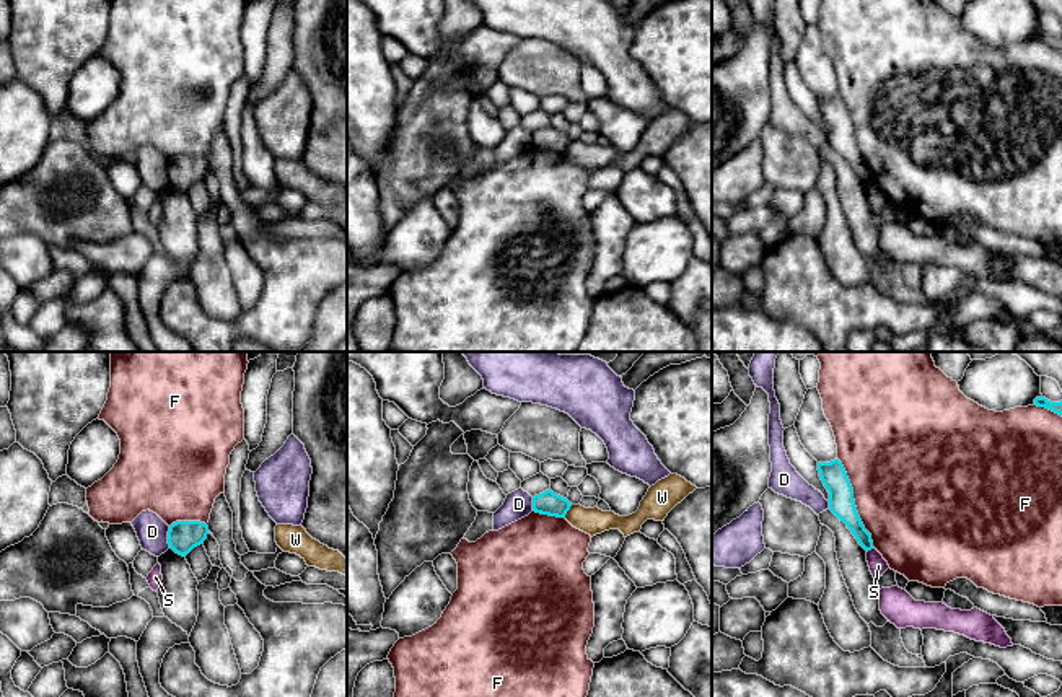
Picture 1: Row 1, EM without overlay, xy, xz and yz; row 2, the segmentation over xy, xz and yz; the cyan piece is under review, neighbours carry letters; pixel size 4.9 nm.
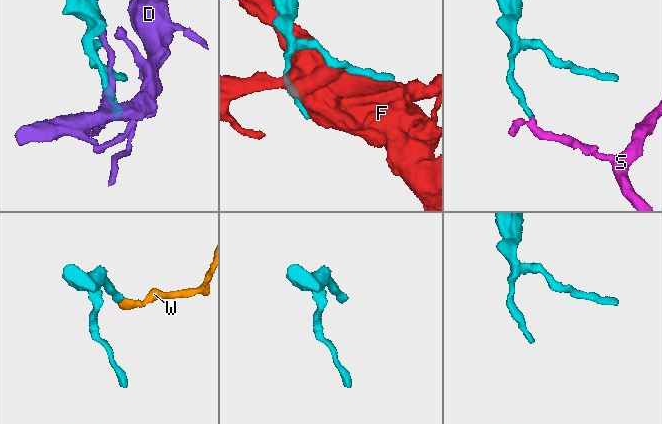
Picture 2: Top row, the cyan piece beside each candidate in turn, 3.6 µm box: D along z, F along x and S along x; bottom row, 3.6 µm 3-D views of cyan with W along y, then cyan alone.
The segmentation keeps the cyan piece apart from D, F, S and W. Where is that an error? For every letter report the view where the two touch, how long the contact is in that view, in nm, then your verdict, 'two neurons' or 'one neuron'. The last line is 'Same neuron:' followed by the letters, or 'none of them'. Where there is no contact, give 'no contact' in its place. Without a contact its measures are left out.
D: meets cyan in xy; contact 110 nm long; two neurons
F: meets cyan in yz; contact 480 nm long; two neurons
S: meets cyan in yz; contact 50 nm long; two neurons
W: meets cyan in xz; contact 80 nm long; two neurons
Same neuron: none of them

